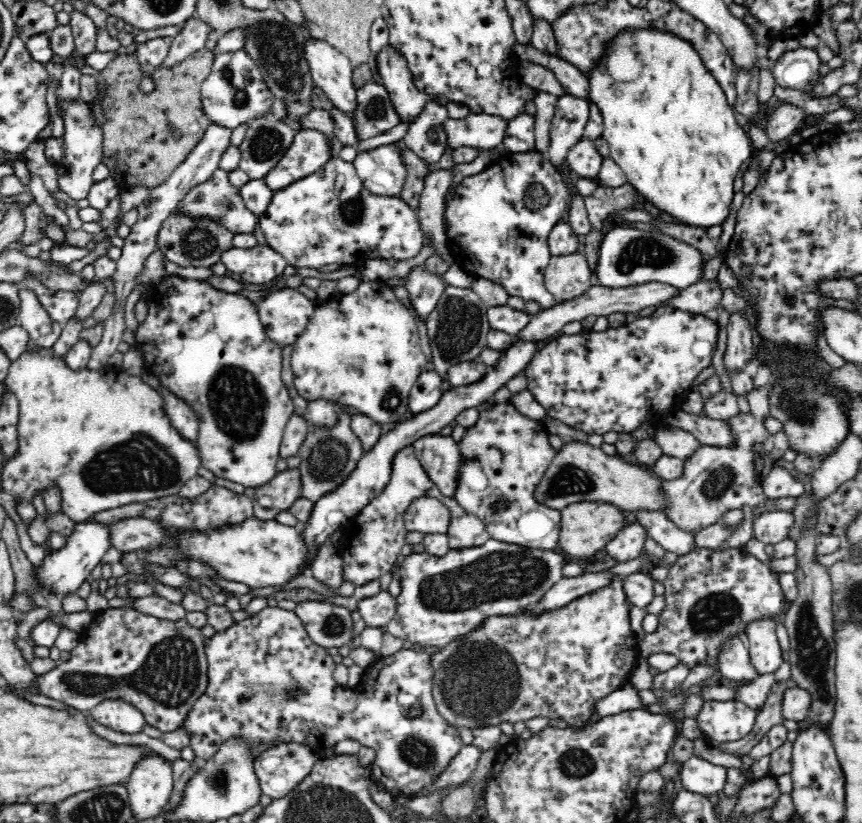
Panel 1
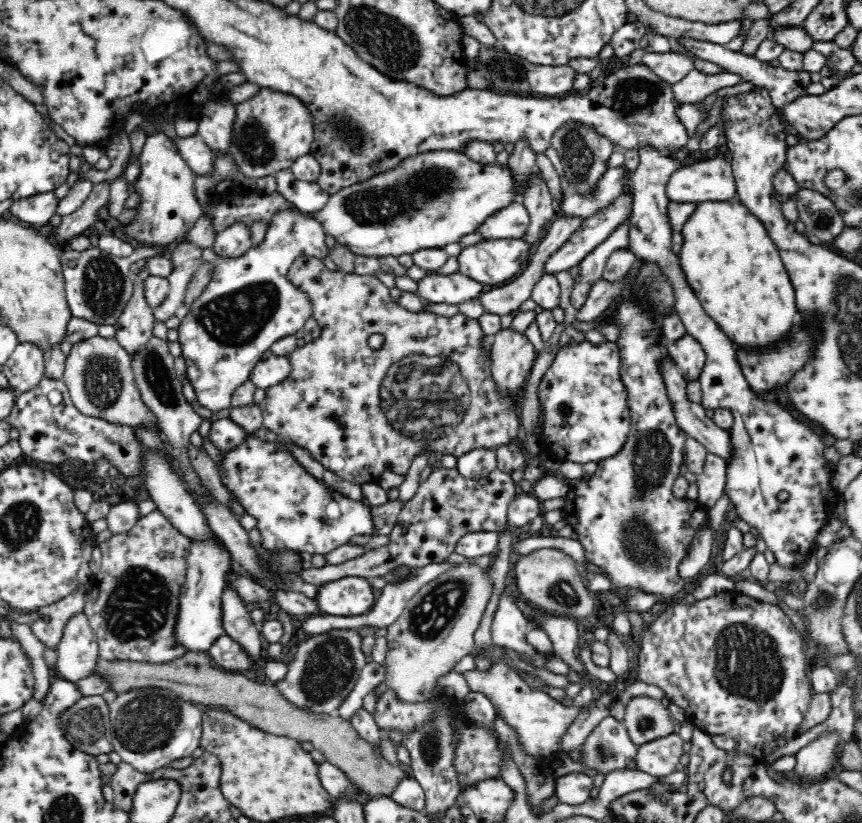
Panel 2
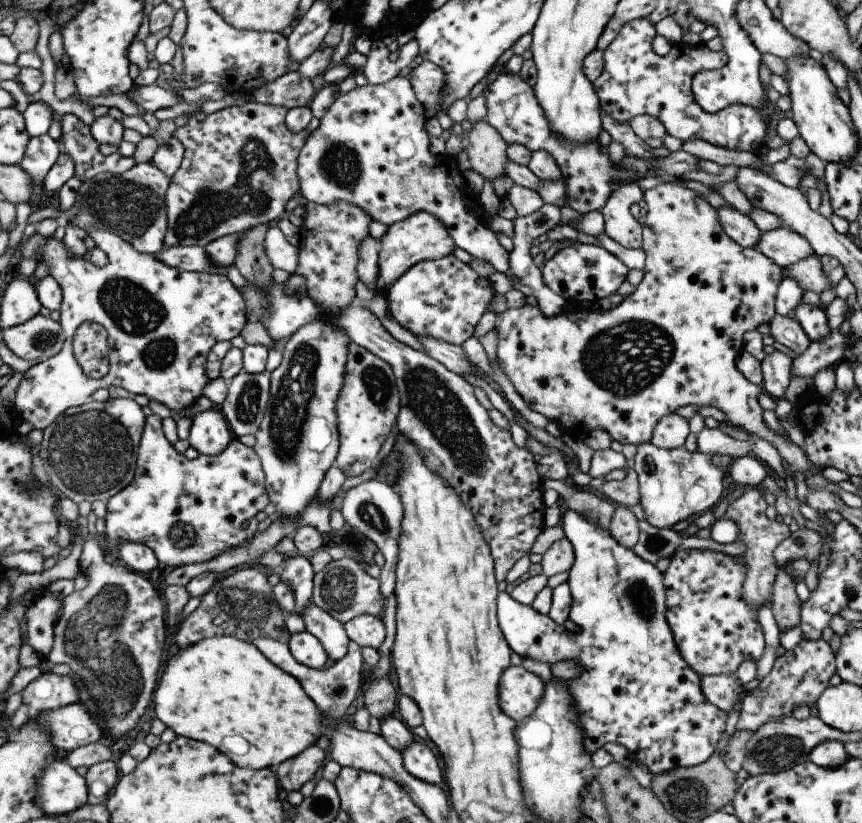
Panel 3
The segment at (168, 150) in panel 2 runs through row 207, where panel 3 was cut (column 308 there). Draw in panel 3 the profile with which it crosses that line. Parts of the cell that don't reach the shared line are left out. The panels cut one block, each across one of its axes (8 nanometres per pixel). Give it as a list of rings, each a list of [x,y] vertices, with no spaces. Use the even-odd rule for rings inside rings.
[[[398,75],[385,84],[368,84],[355,87],[348,93],[339,92],[334,104],[320,120],[318,129],[310,134],[297,158],[300,193],[307,203],[329,206],[346,202],[365,211],[372,221],[386,227],[404,221],[411,215],[426,212],[442,222],[458,249],[470,254],[470,257],[489,262],[498,273],[507,273],[509,252],[499,244],[495,232],[484,218],[478,218],[473,207],[468,205],[471,192],[466,188],[463,176],[459,172],[452,175],[445,157],[429,153],[428,120],[409,78]]]

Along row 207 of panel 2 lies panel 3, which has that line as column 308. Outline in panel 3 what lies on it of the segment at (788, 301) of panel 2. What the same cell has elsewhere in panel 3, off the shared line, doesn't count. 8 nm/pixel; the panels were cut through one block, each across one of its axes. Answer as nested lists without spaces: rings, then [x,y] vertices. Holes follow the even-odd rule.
[[[217,635],[208,639],[201,639],[187,648],[180,649],[168,662],[164,668],[164,674],[157,684],[154,696],[154,711],[156,717],[167,728],[172,729],[177,736],[193,739],[196,741],[206,742],[214,746],[218,751],[226,754],[231,762],[234,762],[239,768],[246,769],[271,769],[273,766],[282,765],[285,761],[295,758],[302,753],[308,746],[317,743],[322,734],[321,714],[316,704],[306,695],[300,682],[292,675],[278,669],[253,643],[243,642],[235,637]]]

